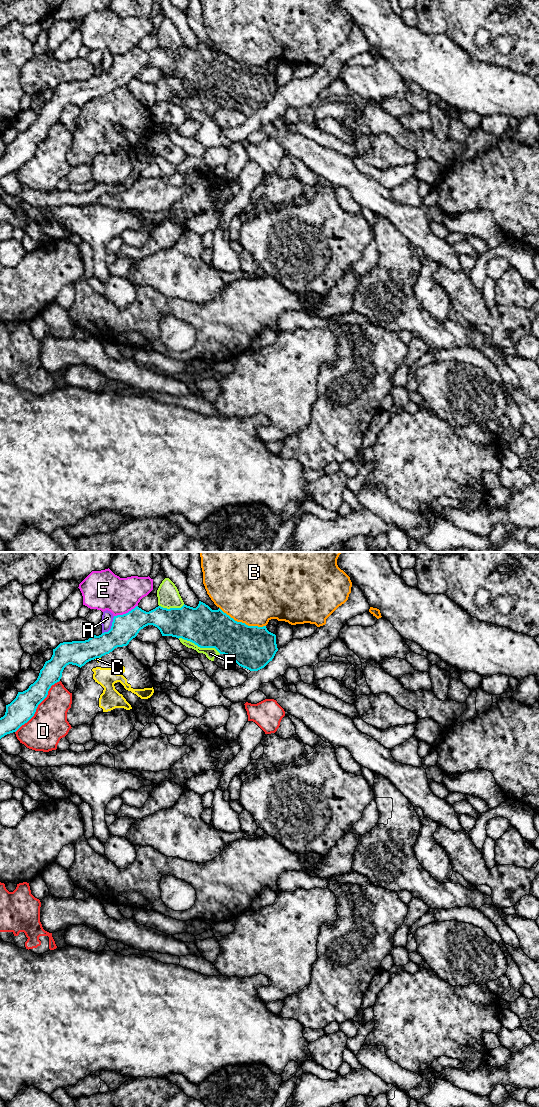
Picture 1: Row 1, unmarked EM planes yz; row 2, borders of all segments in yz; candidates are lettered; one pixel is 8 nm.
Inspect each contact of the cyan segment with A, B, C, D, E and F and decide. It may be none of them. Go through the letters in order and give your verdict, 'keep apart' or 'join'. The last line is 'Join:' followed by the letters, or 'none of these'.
A: keep apart
B: keep apart
C: keep apart
D: keep apart
E: keep apart
F: keep apart
Join: none of these

